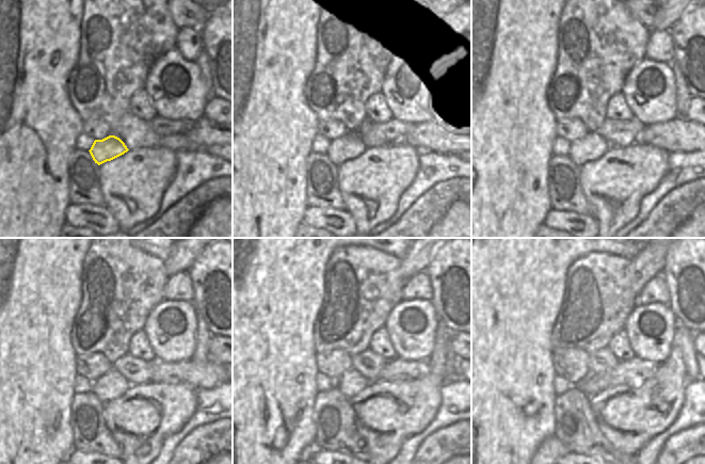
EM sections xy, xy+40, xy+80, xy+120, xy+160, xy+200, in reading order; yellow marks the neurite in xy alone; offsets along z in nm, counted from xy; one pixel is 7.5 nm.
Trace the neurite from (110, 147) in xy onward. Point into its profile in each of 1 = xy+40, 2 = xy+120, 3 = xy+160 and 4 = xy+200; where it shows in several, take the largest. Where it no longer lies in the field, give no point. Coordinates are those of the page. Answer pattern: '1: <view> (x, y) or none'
1: xy+40 (350, 146)
2: xy+120 (112, 385)
3: xy+160 (351, 383)
4: xy+200 (580, 385)

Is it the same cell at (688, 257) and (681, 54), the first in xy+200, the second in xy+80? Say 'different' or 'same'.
same

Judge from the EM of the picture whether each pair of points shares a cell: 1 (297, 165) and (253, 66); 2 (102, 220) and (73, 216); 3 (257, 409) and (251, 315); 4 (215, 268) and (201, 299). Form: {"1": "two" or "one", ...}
{"1": "one", "2": "one", "3": "one", "4": "one"}

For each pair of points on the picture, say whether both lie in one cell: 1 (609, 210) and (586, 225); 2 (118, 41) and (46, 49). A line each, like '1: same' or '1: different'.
1: different
2: different

